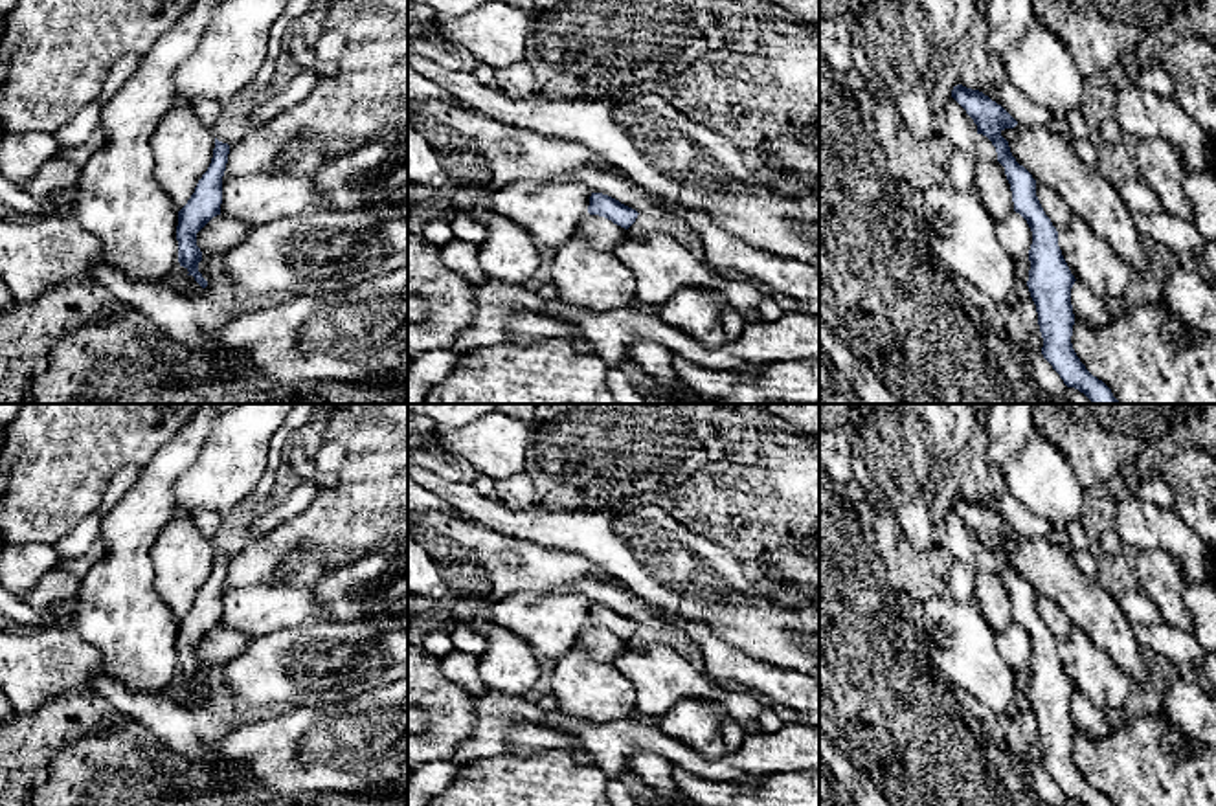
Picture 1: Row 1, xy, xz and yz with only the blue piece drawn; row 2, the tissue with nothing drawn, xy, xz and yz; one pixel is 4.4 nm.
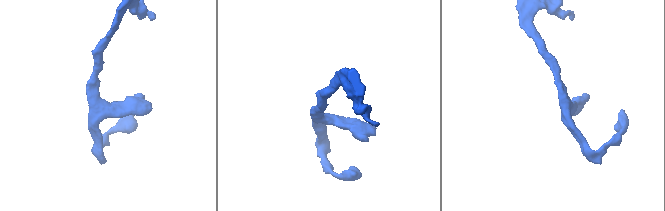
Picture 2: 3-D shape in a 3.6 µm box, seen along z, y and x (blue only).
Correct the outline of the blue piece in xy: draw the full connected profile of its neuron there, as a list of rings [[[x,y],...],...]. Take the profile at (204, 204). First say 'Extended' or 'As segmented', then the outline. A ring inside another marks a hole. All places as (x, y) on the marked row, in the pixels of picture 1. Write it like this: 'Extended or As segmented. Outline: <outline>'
As segmented. Outline: [[[215,138],[213,158],[208,171],[198,180],[195,193],[178,211],[176,241],[178,263],[206,288],[208,281],[198,272],[202,252],[197,246],[197,233],[217,215],[222,204],[222,176],[226,171],[230,145]]]

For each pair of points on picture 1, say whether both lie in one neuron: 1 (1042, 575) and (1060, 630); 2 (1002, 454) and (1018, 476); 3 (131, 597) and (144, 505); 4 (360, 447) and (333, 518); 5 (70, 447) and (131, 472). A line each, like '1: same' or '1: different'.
1: different
2: different
3: same
4: same
5: different

